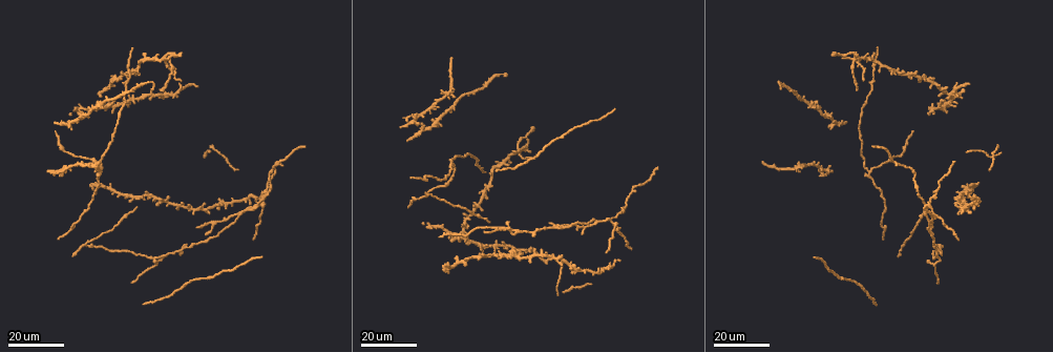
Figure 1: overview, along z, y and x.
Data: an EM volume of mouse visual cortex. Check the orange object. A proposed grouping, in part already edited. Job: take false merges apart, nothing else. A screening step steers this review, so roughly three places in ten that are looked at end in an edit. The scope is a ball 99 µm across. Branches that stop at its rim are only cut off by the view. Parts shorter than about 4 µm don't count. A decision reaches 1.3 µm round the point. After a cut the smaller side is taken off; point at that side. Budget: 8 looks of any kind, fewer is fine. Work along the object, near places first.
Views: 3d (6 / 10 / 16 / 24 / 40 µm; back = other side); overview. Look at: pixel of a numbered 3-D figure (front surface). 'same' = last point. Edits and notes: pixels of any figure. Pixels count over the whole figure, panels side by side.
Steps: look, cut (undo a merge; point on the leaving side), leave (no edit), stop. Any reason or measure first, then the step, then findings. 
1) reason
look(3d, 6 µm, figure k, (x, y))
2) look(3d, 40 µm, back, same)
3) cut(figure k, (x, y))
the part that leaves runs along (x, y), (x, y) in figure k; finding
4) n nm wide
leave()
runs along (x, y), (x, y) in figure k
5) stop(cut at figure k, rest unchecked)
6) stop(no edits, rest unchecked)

side arm on a straight run
look(3d, 24 µm, figure 1, (521, 233))

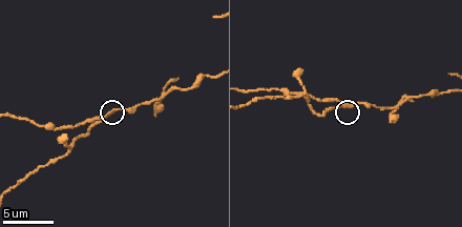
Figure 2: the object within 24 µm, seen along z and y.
look(3d, 10 µm, figure 2, (341, 102))

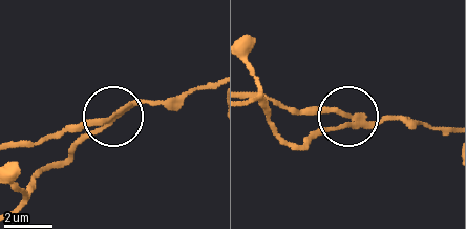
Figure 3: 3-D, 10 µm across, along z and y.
side arm 35 µm
cut(figure 3, (92, 122))
the part that leaves runs along (122, 108), (16, 145) in figure 3; two neurons meet here

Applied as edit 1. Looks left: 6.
side arm on a straight run
look(3d, 16 µm, figure 1, (241, 211))

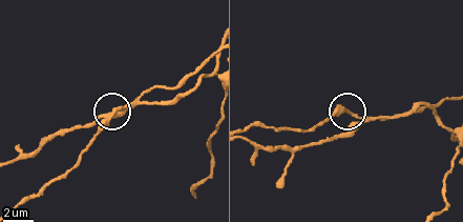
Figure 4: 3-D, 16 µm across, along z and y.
look(3d, 6 µm, figure 4, (351, 115))

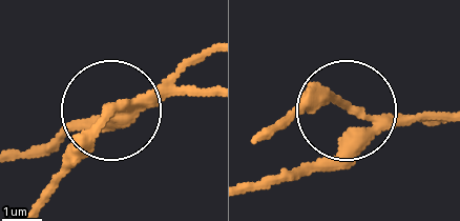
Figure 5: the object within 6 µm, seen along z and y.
side arm 21 µm; 3 arms
cut(figure 5, (349, 168))
two neurons meet here

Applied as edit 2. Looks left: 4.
sudden change in width
look(3d, 24 µm, figure 1, (925, 202))

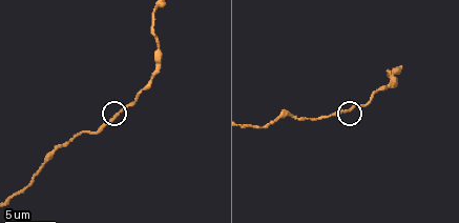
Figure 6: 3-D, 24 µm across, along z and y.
look(3d, 6 µm, figure 6, (110, 119))

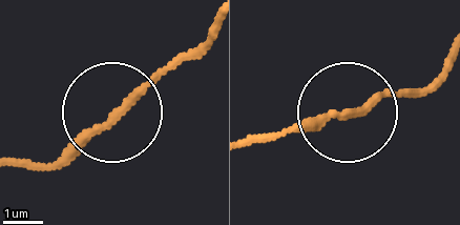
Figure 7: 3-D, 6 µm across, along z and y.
leave()
runs along (21, 166), (71, 157), (188, 49) in figure 7; one neuron here

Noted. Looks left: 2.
three arms meet
look(3d, 16 µm, figure 1, (897, 164))

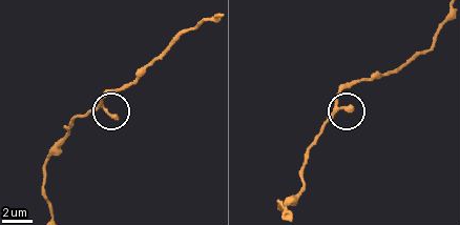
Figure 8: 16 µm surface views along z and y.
look(3d, 6 µm, figure 8, (101, 105))

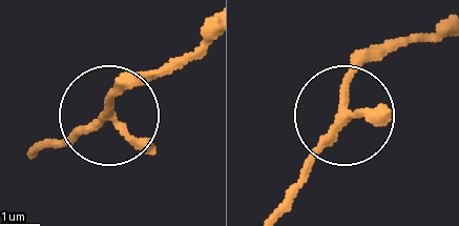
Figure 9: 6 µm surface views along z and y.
3 arms
leave()
runs along (34, 155), (98, 121), (145, 74) in figure 9; all the same neuron

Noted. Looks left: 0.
stop(cut at figure 3, cut at figure 5, rest unchecked)

